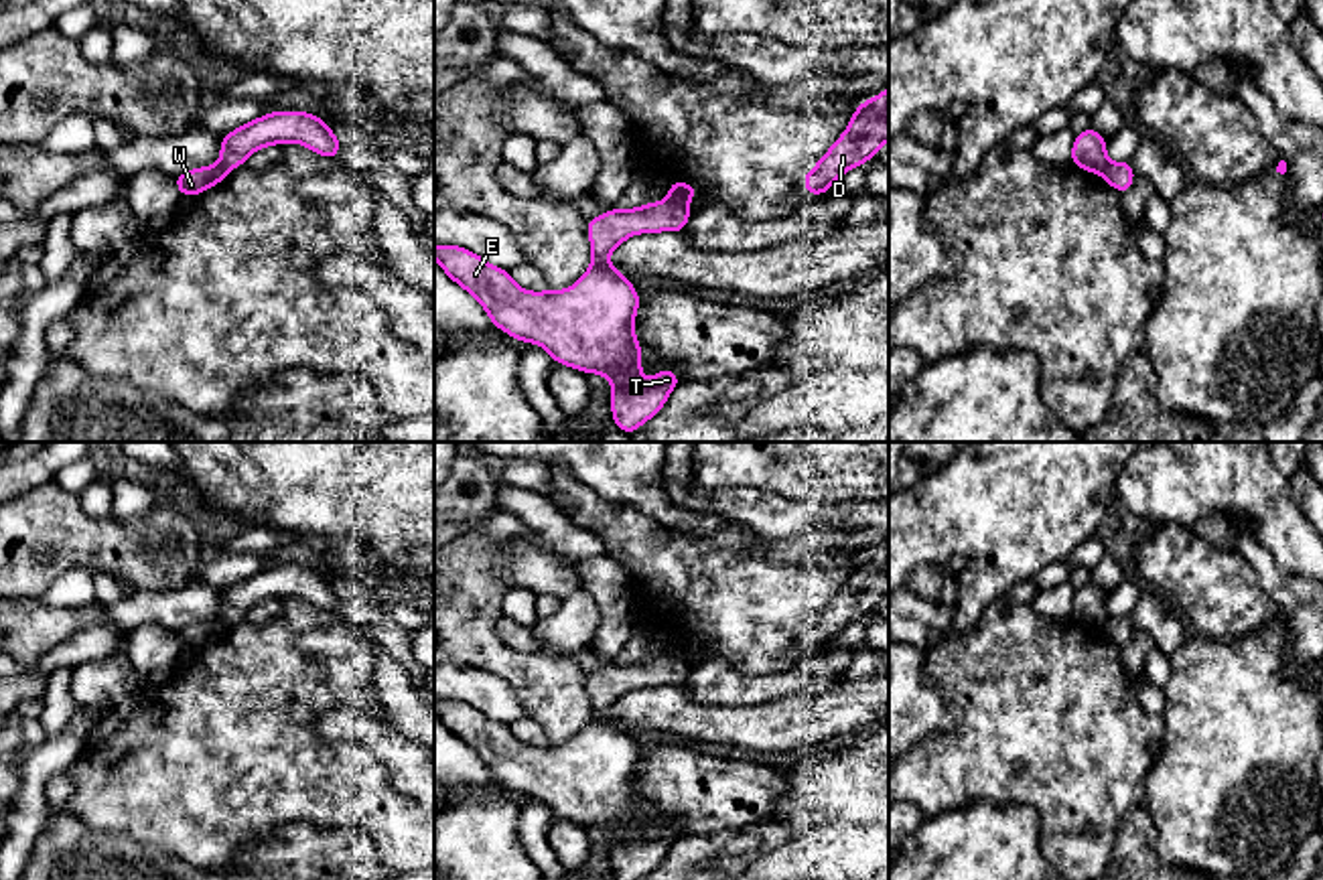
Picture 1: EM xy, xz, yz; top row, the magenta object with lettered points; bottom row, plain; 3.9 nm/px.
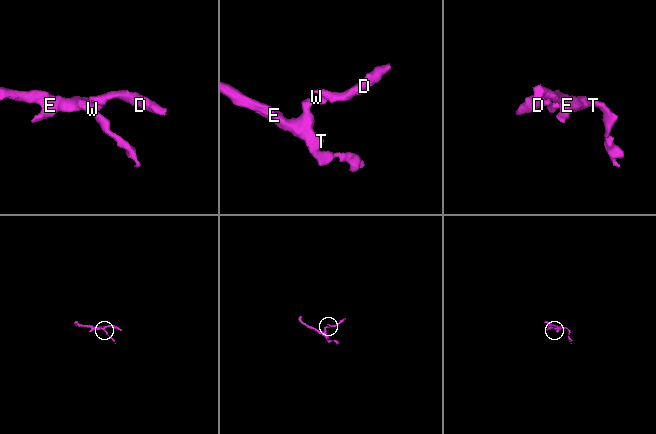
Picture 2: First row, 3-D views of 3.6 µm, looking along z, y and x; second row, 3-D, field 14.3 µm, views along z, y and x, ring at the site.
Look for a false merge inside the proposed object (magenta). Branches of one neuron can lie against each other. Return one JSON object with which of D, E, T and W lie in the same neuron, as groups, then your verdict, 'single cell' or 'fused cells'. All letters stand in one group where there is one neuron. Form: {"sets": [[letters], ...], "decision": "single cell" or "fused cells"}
{"sets": [["D"], ["E", "T", "W"]], "decision": "fused cells"}

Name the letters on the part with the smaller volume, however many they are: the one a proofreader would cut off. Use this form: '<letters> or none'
D

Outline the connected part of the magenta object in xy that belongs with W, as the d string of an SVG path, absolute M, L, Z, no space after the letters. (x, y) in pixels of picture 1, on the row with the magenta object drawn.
M205 166L205 168L193 168L185 174L177 174L175 182L183 197L191 197L203 191L209 191L213 185L223 180L233 166L221 168L221 166Z

